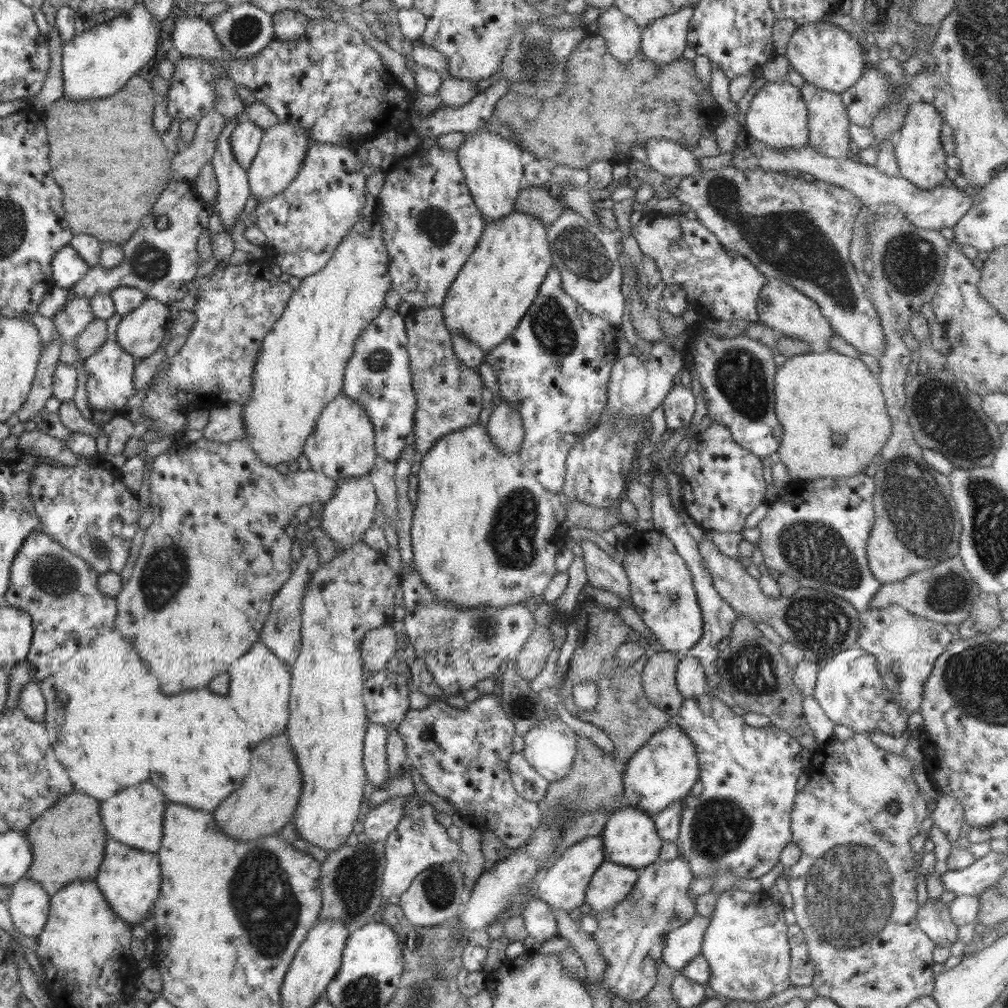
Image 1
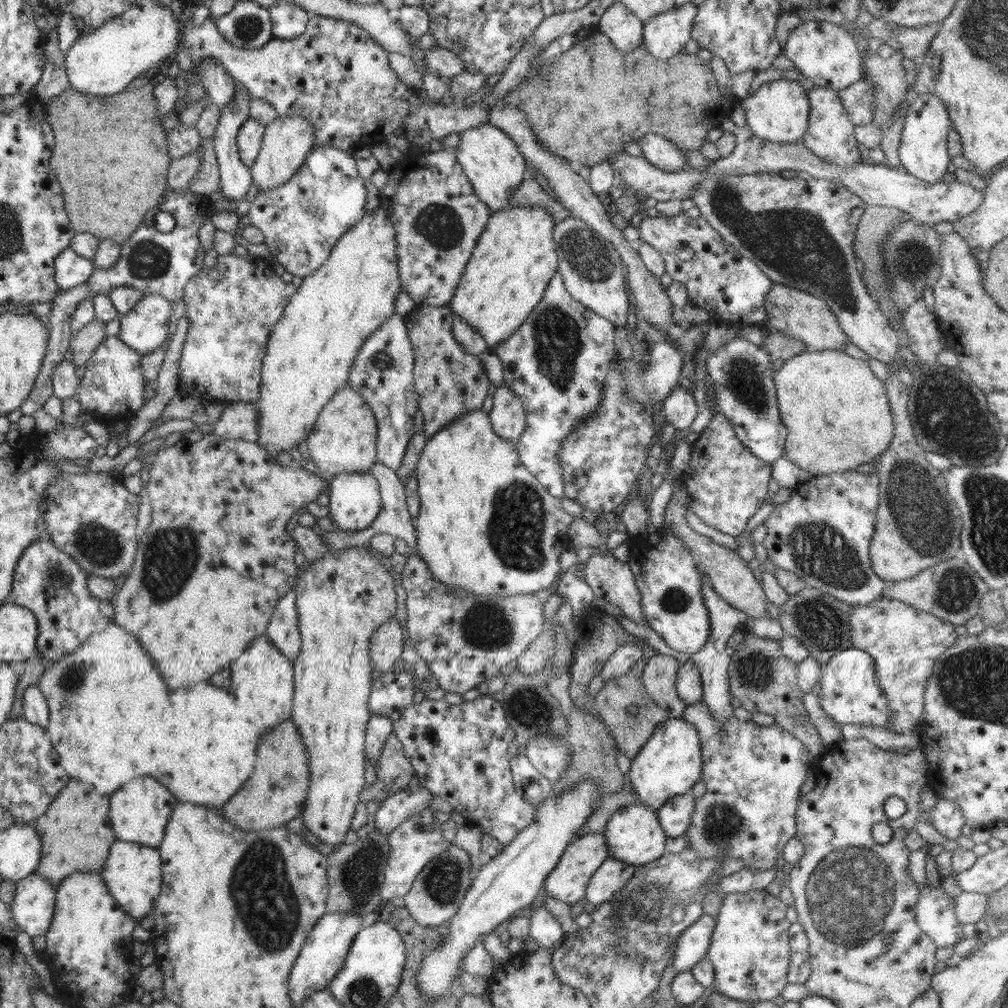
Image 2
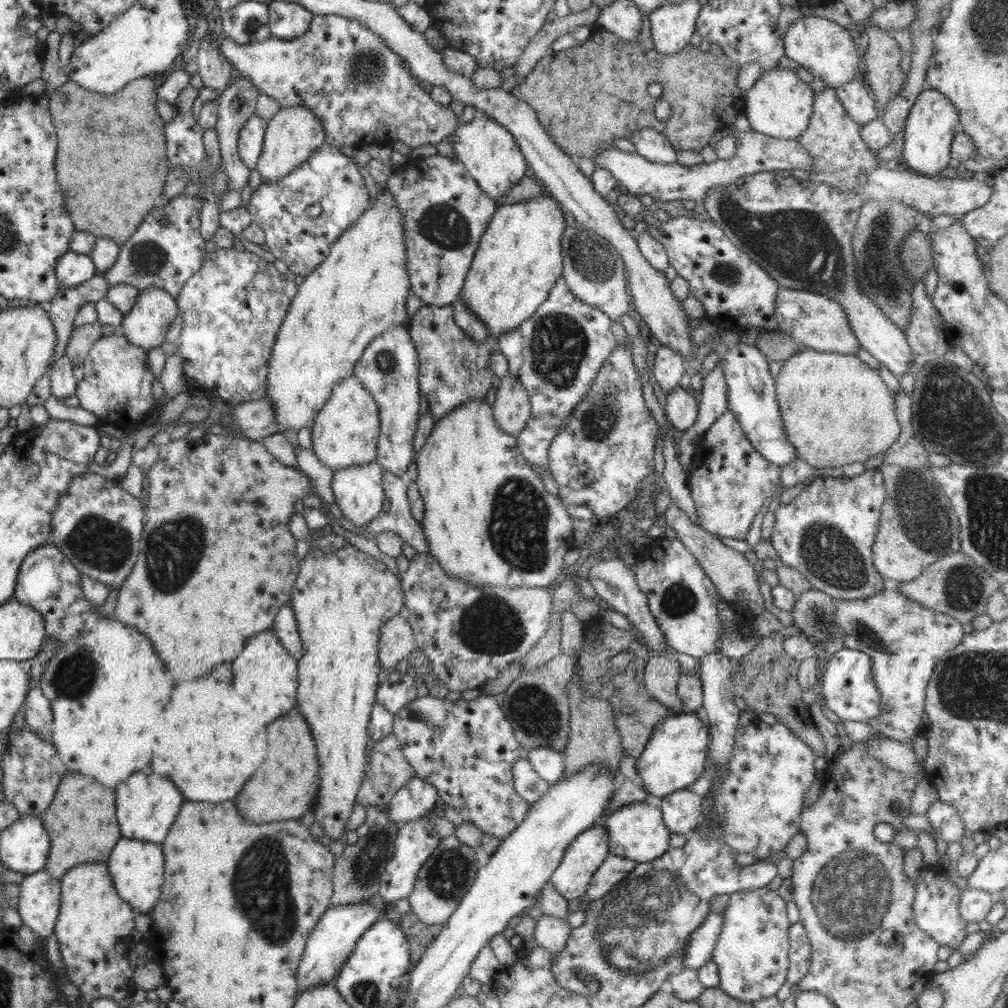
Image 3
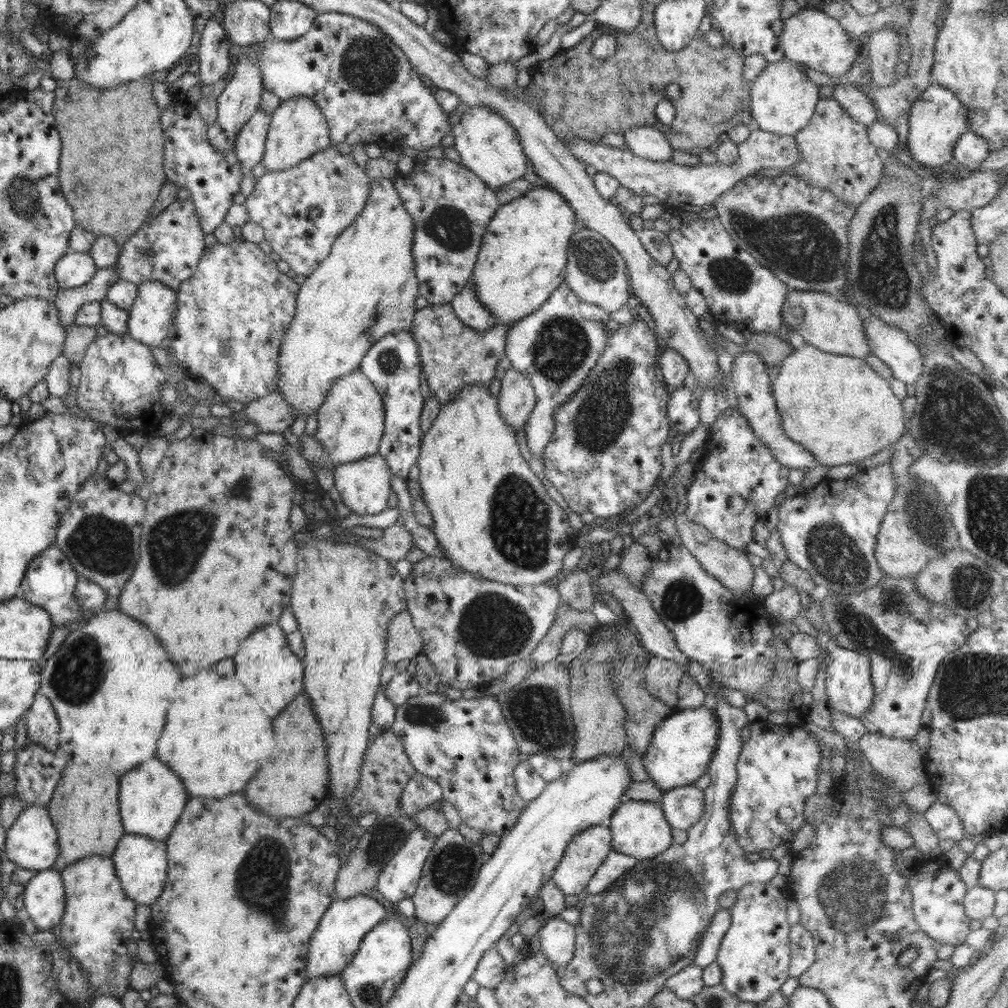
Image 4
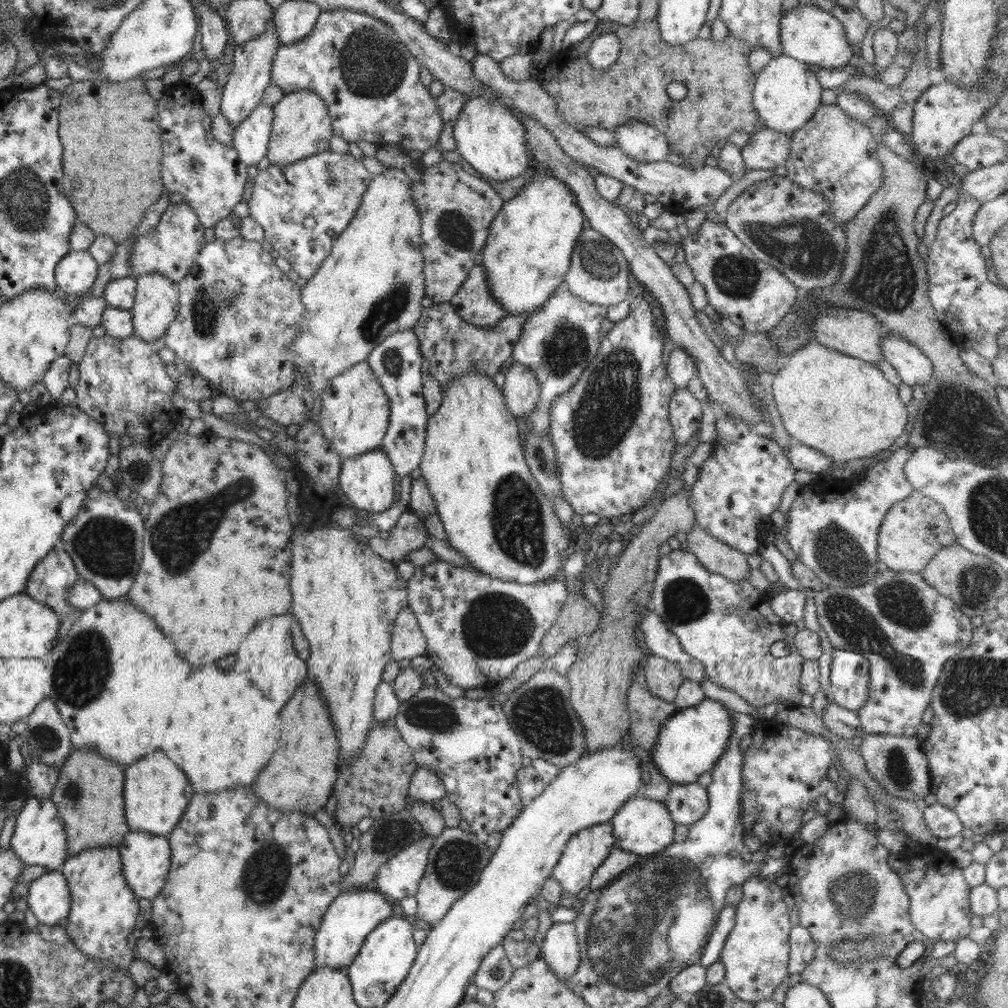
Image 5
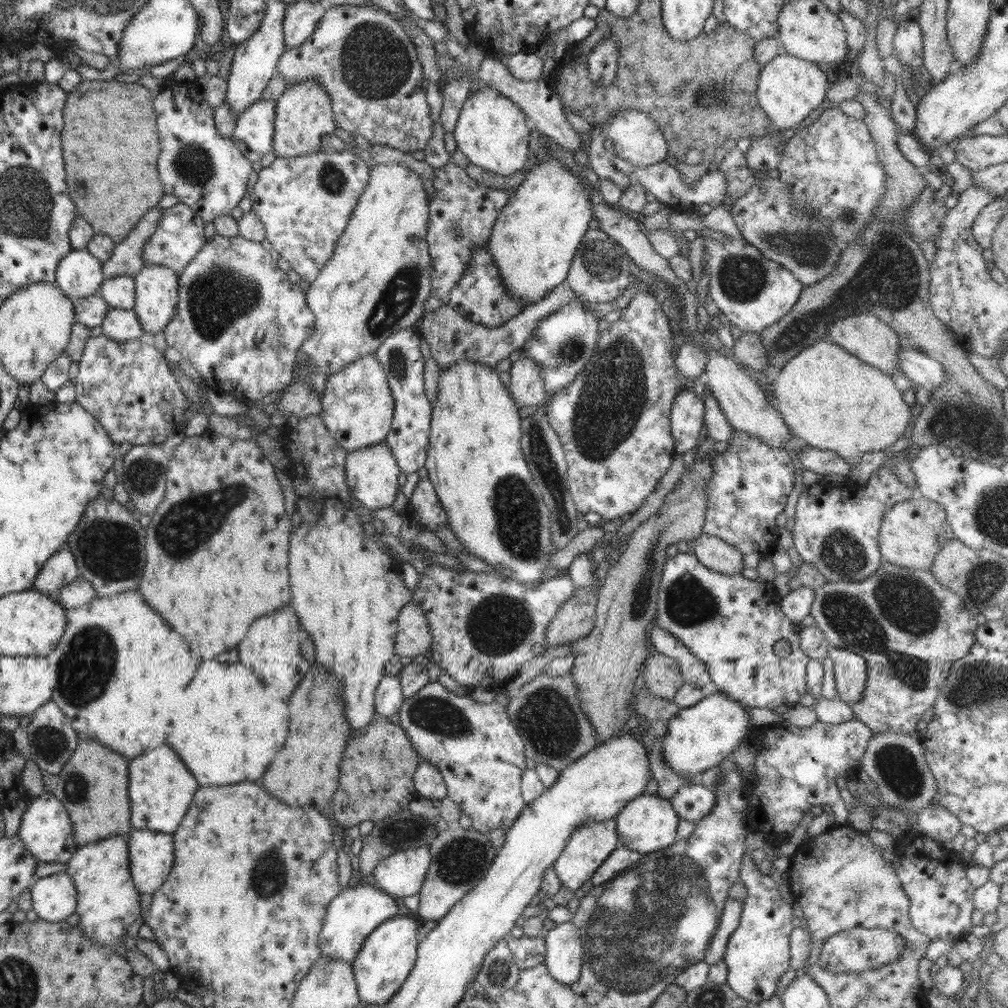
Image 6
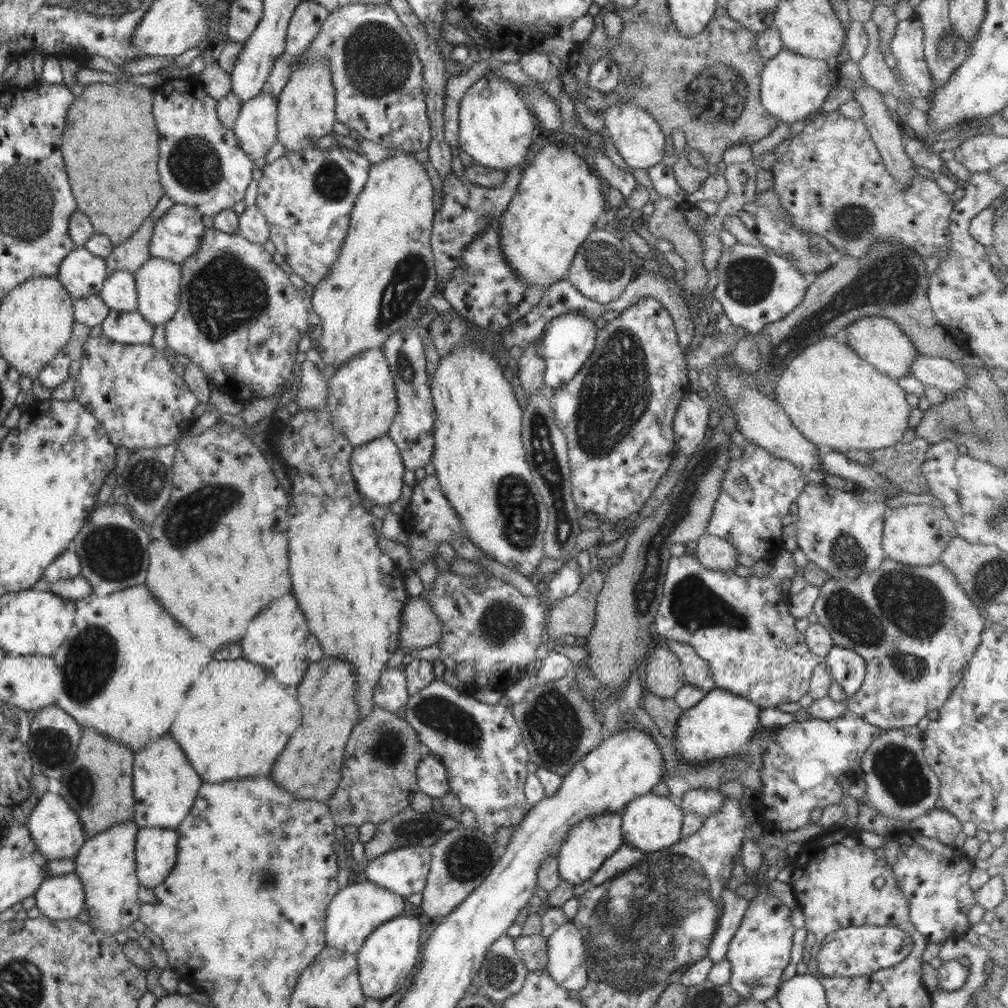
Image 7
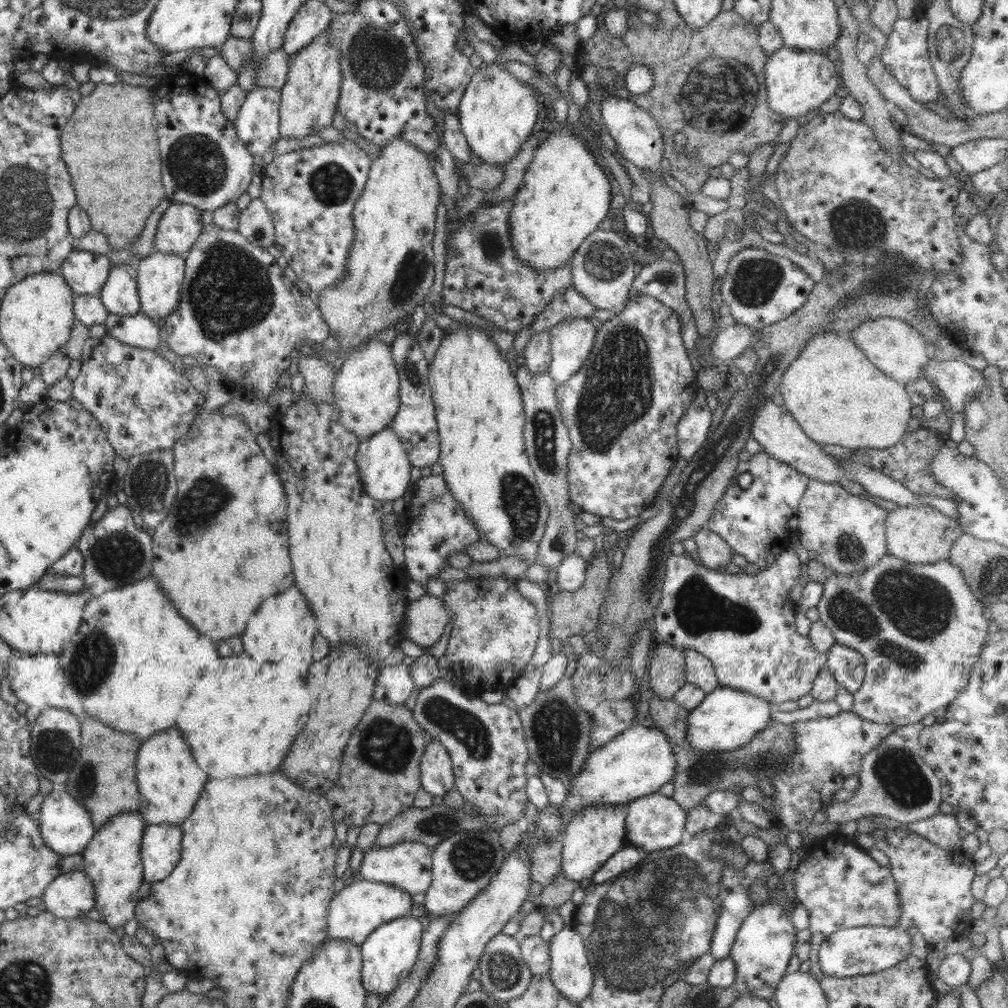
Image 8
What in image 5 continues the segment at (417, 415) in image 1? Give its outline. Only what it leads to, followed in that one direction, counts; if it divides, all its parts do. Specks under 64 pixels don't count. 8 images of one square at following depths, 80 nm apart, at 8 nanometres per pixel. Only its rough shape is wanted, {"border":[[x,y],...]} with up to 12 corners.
{"border":[[450,303],[423,307],[412,329],[444,389],[473,370],[504,369],[532,313],[495,325]]}

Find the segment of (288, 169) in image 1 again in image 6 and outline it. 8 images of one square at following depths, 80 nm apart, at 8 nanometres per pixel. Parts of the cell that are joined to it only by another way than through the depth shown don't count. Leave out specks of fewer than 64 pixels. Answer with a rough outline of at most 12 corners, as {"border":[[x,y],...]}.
{"border":[[315,78],[276,101],[276,157],[319,152],[336,129],[332,103]]}

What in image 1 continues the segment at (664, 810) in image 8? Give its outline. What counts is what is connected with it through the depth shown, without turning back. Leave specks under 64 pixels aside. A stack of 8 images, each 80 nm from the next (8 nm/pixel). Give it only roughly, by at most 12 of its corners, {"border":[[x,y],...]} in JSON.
{"border":[[638,808],[611,812],[600,837],[606,861],[642,870],[663,840]]}

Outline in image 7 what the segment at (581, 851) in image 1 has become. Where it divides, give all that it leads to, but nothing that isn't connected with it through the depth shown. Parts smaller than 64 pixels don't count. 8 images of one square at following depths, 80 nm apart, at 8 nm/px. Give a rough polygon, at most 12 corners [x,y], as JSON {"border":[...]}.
{"border":[[620,814],[574,825],[556,854],[561,879],[591,879],[624,845]]}

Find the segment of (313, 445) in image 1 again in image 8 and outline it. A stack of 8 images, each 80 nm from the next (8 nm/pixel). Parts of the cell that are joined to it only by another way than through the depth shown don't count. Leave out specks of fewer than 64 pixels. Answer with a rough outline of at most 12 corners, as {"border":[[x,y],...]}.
{"border":[[390,345],[357,346],[334,377],[333,406],[360,439],[400,404]]}

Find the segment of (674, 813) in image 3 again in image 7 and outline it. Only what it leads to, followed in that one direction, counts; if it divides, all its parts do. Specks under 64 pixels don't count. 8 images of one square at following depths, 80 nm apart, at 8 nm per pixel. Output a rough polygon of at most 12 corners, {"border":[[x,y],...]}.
{"border":[[696,789],[672,800],[684,814],[709,817],[726,797],[718,789]]}

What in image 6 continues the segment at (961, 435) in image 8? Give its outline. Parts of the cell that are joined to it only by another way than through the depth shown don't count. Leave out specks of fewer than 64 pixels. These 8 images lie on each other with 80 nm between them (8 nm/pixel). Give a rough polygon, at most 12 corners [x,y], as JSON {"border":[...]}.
{"border":[[912,347],[897,355],[899,370],[919,387],[949,377],[937,360]]}

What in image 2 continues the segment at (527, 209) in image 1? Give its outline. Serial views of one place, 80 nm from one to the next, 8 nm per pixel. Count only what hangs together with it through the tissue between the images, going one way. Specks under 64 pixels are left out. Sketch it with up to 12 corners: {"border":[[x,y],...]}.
{"border":[[527,175],[509,207],[541,206],[557,223],[570,217],[550,192]]}

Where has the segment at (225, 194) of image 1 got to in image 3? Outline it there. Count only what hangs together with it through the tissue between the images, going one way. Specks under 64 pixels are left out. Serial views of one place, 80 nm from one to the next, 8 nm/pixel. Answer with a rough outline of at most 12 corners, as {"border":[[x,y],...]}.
{"border":[[249,78],[232,82],[217,100],[215,130],[230,190],[249,184],[238,156],[240,130],[258,95]]}

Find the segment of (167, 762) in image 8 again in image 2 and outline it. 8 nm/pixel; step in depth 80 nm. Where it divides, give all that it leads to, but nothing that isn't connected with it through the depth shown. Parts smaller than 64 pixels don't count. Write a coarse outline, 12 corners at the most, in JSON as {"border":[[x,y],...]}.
{"border":[[153,776],[110,796],[118,840],[158,849],[179,800]]}

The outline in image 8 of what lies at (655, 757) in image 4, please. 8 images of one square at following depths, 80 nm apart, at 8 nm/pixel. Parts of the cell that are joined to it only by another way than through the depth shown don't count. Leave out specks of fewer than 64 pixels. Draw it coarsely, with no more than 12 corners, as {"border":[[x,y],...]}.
{"border":[[718,686],[687,716],[696,751],[734,751],[776,705]]}

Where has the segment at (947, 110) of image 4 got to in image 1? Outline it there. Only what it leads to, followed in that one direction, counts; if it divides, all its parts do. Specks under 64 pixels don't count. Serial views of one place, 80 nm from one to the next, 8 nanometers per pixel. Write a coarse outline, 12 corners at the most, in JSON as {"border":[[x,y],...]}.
{"border":[[910,104],[896,136],[900,176],[918,189],[948,183],[944,119]]}

